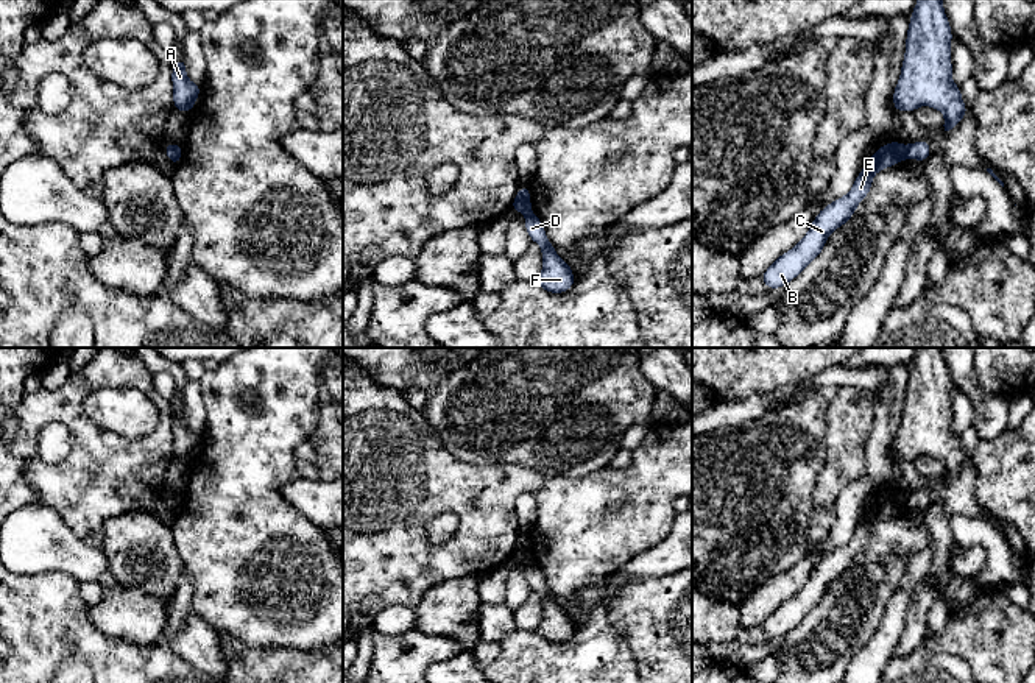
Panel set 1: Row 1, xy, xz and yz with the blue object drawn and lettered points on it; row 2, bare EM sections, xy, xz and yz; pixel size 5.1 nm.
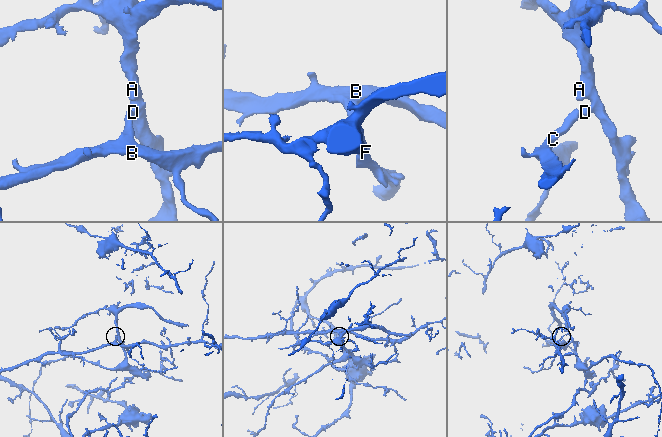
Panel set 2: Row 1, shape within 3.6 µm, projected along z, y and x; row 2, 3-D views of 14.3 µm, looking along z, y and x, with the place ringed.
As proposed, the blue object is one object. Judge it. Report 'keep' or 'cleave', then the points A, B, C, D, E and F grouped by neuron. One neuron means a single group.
cleave; groups A D F / B C E

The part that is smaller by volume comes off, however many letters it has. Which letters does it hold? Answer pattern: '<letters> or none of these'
A, D, F

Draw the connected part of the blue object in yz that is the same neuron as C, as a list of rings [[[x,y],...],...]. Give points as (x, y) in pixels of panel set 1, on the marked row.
[[[896,140],[876,150],[868,164],[857,175],[853,189],[821,209],[803,240],[781,254],[767,271],[762,273],[761,278],[765,287],[786,287],[795,279],[823,251],[829,234],[853,217],[859,203],[870,193],[874,175],[904,159],[907,159],[906,147]]]

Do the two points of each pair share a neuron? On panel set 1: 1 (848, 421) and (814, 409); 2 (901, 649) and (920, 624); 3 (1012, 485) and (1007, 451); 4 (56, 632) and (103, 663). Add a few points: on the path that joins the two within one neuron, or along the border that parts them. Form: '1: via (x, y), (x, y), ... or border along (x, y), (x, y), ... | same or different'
1: border along (826, 409), (823, 448) | different
2: via (907, 643), (915, 630) | same
3: via (1012, 477), (1012, 459) | same
4: via (69, 632), (74, 632), (92, 651) | same

